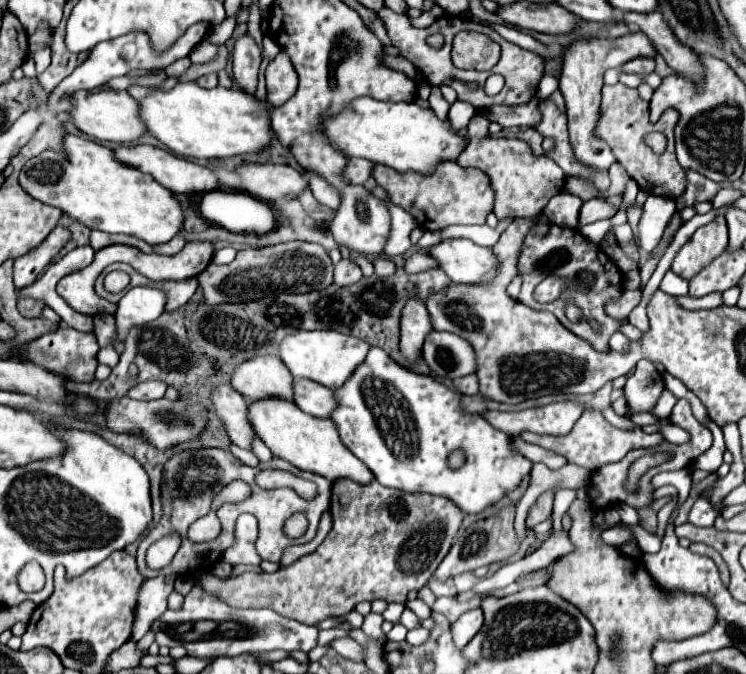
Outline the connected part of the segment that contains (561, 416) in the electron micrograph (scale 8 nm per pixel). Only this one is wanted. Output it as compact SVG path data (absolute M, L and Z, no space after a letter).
M555 402L541 408L529 408L519 412L483 412L481 416L487 418L491 426L509 436L519 436L519 432L523 430L565 436L581 414L583 404L579 402Z

